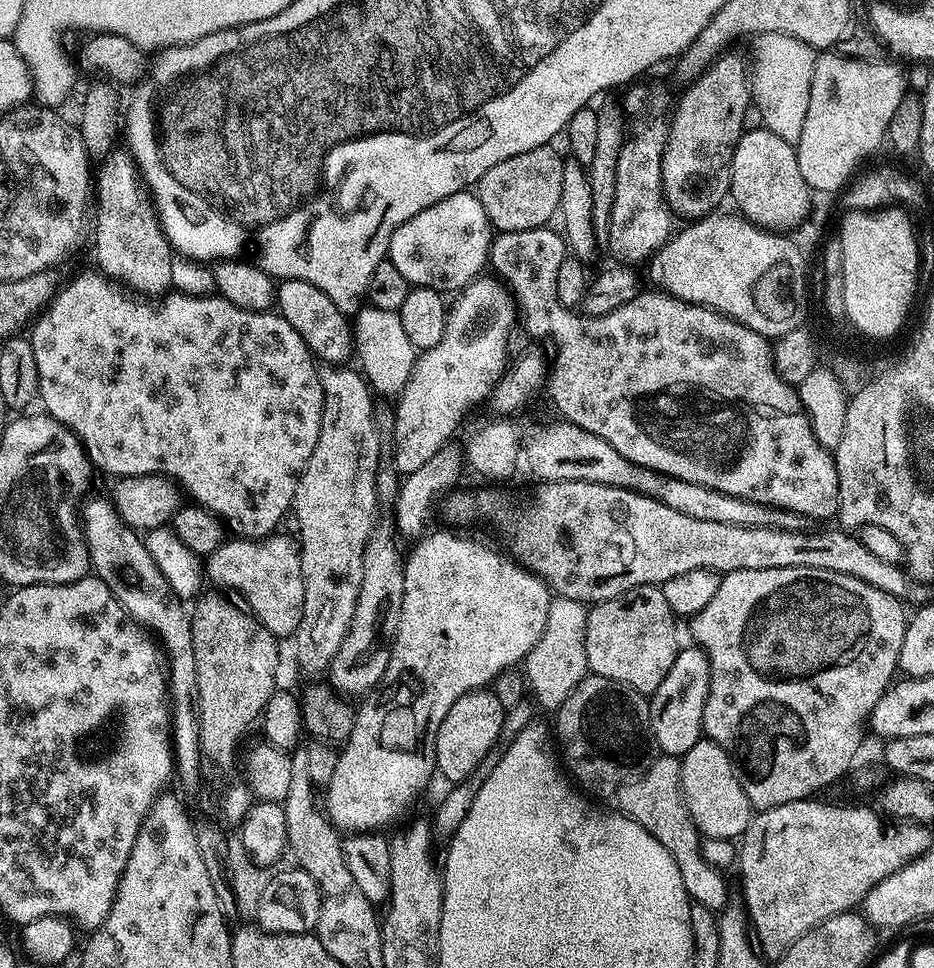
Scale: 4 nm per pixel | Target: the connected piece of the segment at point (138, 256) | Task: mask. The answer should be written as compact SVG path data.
M116 146L99 164L94 176L95 267L139 293L163 293L172 282L170 266L174 259L174 249L156 215L152 194L137 167L137 160L127 147Z

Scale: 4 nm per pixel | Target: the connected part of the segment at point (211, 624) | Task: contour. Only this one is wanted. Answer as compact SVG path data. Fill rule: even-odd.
M201 595L195 601L196 612L192 617L192 649L196 667L196 695L194 703L200 726L200 754L205 765L228 768L236 760L240 739L248 732L252 723L257 723L264 711L266 702L277 691L276 667L280 664L280 648L277 637L266 626L262 626L250 612L243 607L235 608L218 596Z

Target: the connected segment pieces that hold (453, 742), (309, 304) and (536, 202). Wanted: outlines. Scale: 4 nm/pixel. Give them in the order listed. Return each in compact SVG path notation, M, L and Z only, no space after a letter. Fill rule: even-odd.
M491 690L467 692L450 706L450 714L442 718L442 726L438 726L436 735L436 772L444 775L448 782L461 782L467 779L486 758L486 750L494 746L498 734L504 725L505 709L502 702Z
M280 280L276 284L275 307L279 315L284 316L286 322L294 326L294 330L298 330L302 342L306 342L306 346L311 349L317 359L321 361L324 359L324 362L340 366L347 361L344 360L347 356L353 355L354 339L349 321L344 313L338 310L338 306L334 306L334 302L326 298L322 290L318 290L318 286L305 280Z
M543 144L526 154L514 154L498 166L490 166L474 185L474 195L482 202L486 218L497 233L543 228L557 215L562 198L562 166L565 157L555 152L552 144Z

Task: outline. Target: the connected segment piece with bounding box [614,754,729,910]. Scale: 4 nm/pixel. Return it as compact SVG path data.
M657 755L642 778L619 788L614 800L615 803L620 803L619 811L623 815L638 822L642 830L654 834L654 838L658 838L658 842L662 842L662 846L670 850L670 858L678 862L678 874L682 874L689 900L713 910L723 909L729 903L728 884L723 876L725 873L703 857L702 833L688 813L688 807L684 805L684 791L680 785L680 760L677 757Z

